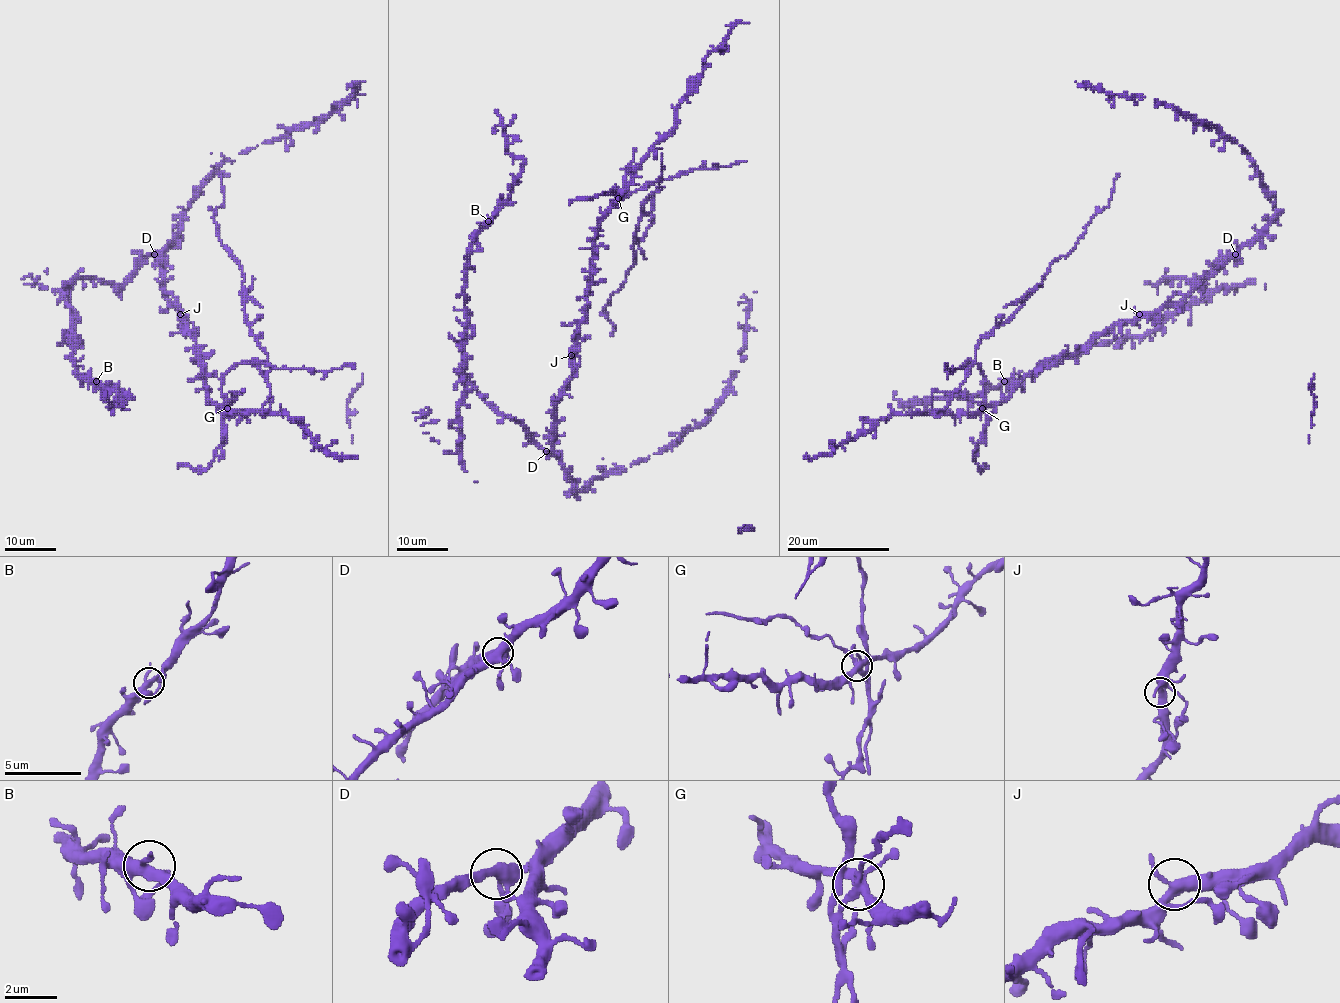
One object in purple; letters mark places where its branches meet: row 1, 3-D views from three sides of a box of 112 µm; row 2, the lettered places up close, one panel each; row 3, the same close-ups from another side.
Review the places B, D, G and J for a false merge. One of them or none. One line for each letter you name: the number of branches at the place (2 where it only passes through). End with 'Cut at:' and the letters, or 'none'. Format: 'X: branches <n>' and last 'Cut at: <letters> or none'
G: branches 4
Cut at: G

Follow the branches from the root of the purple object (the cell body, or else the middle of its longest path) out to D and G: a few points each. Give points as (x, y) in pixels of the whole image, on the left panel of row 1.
D: (177, 308), (164, 295), (162, 255), (154, 254)
G: (177, 308), (195, 337), (207, 396), (227, 408)

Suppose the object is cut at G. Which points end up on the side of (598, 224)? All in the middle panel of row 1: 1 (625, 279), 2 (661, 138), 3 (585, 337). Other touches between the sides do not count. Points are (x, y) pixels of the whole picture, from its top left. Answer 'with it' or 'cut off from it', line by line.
1: cut off from it
2: with it
3: with it

